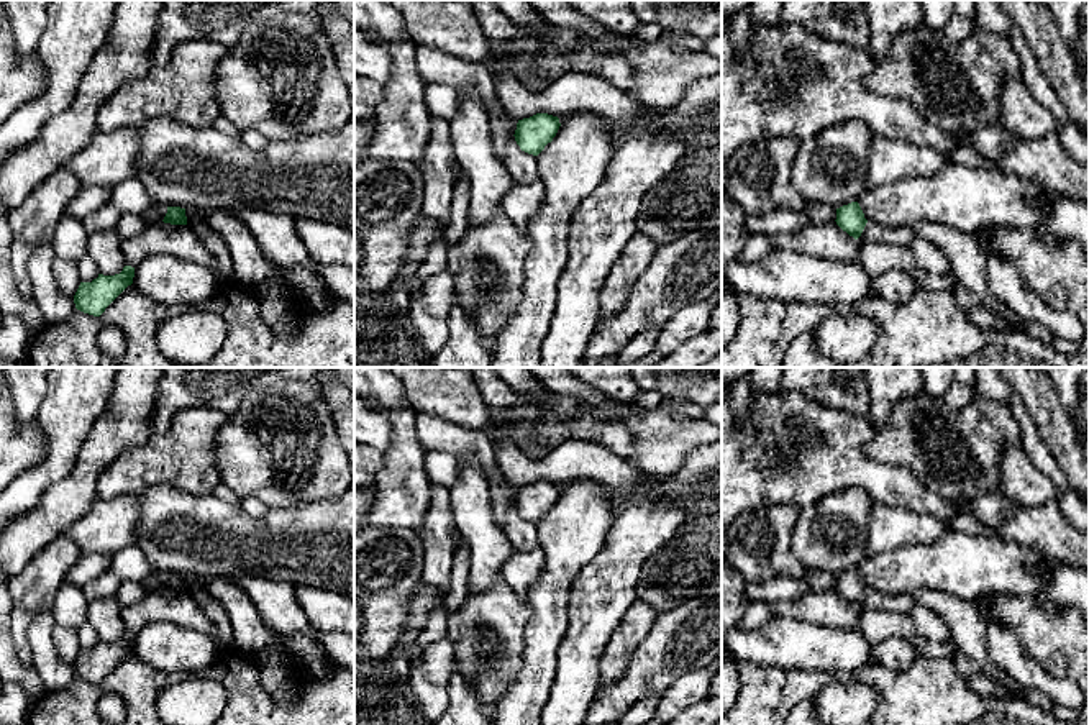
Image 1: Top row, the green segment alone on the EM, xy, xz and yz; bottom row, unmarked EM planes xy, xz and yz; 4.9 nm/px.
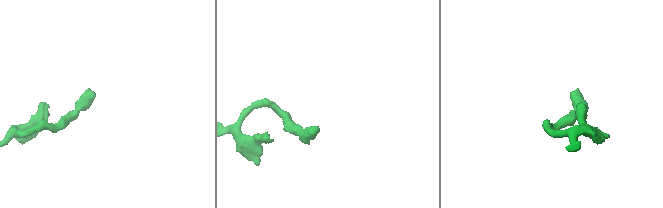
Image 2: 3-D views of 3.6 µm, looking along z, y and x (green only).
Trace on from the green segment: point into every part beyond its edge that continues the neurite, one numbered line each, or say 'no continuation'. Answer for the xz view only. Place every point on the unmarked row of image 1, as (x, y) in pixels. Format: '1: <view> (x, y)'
no continuation

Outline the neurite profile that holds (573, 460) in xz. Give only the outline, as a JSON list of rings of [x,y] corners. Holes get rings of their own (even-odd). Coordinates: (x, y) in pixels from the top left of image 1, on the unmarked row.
[[[494,367],[462,369],[472,372],[492,415],[485,433],[492,440],[500,472],[512,486],[523,487],[536,481],[567,486],[579,479],[592,479],[631,494],[648,482],[648,474],[594,441],[567,440],[540,459],[528,458],[510,438],[508,426],[513,422],[538,420],[540,408],[522,399]]]

